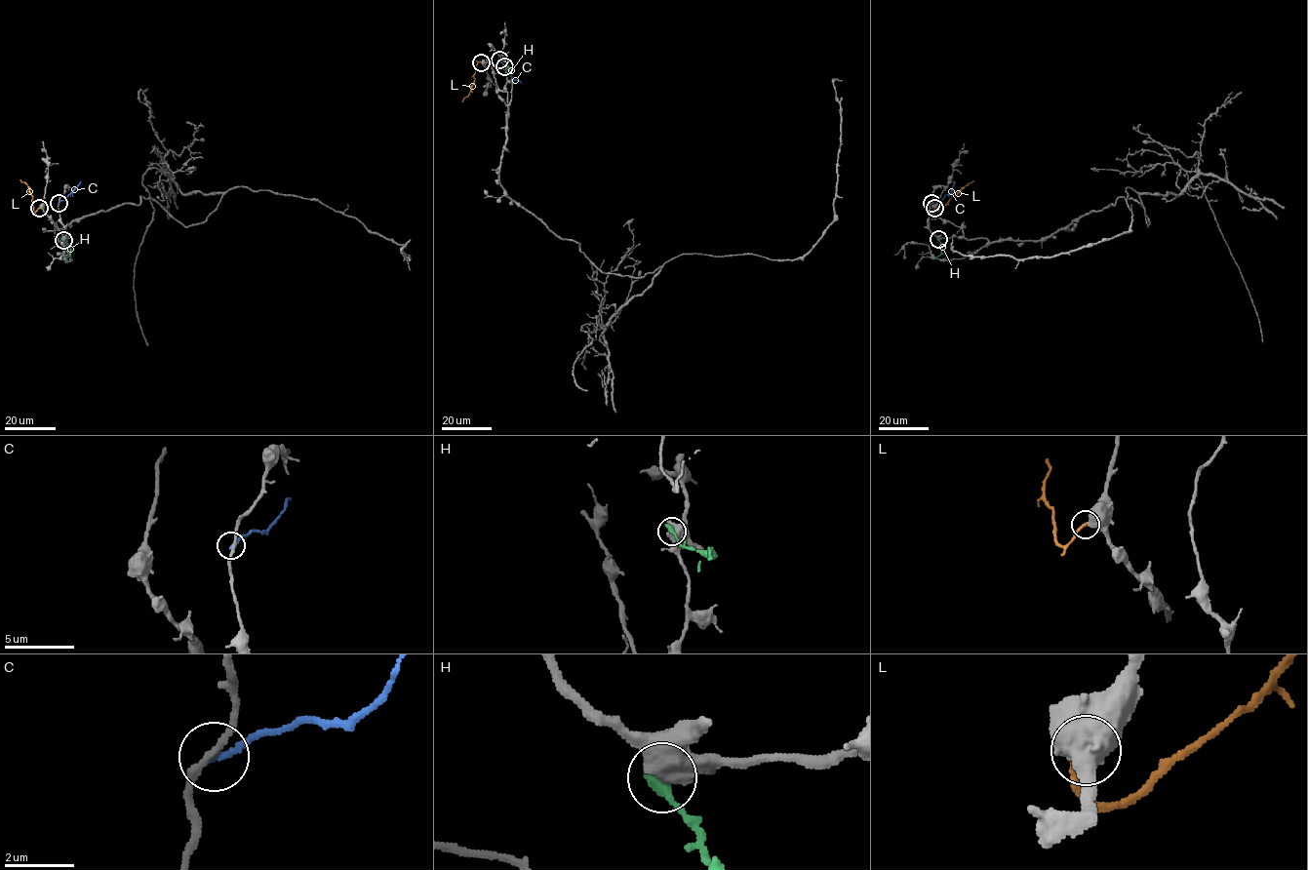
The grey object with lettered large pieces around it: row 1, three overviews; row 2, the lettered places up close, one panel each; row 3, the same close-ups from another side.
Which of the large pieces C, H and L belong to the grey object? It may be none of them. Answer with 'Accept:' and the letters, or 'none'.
Accept: none

